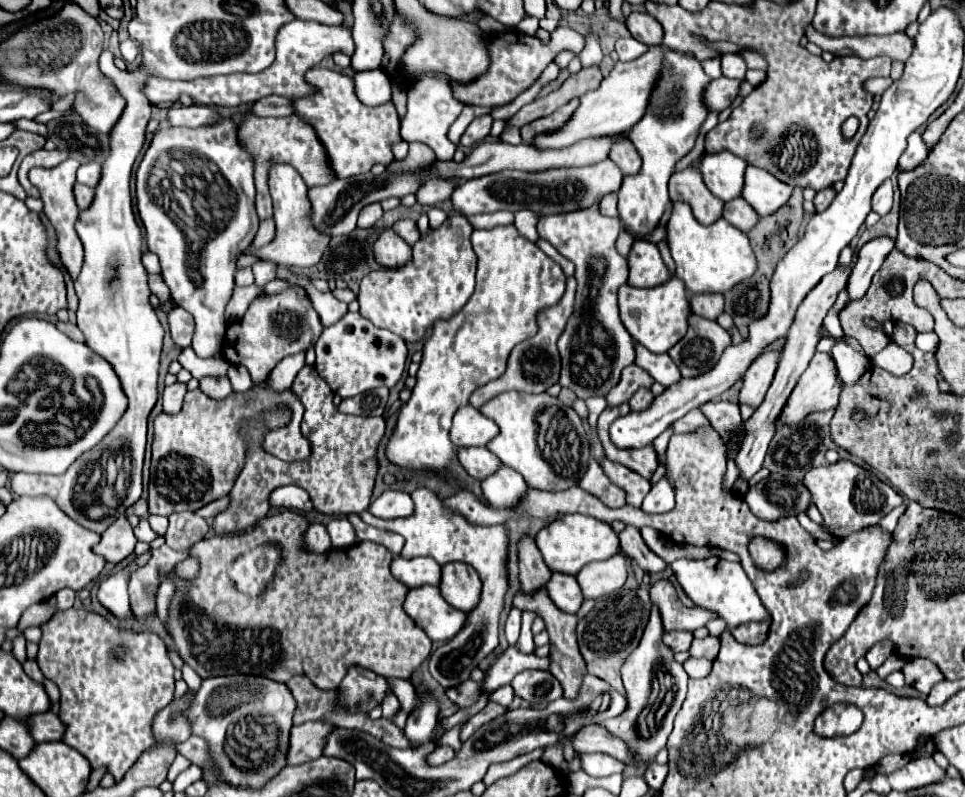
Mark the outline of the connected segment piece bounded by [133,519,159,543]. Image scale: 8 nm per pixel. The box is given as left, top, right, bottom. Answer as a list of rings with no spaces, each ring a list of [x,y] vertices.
[[[141,519],[139,525],[137,525],[133,531],[135,531],[135,537],[137,537],[139,541],[145,541],[145,543],[151,543],[151,541],[155,541],[155,539],[159,537],[159,535],[151,529],[151,525],[149,525],[147,519]]]

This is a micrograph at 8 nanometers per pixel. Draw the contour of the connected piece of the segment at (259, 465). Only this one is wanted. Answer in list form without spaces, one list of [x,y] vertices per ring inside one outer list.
[[[303,367],[295,381],[293,391],[297,391],[301,403],[305,405],[303,417],[303,433],[311,441],[311,457],[305,461],[287,463],[271,453],[263,451],[263,439],[267,431],[263,431],[263,413],[255,419],[243,419],[239,433],[247,443],[247,457],[245,467],[241,469],[231,493],[229,493],[229,507],[221,517],[221,531],[223,533],[241,533],[253,527],[253,523],[267,517],[271,503],[269,495],[273,489],[281,485],[297,485],[303,487],[317,513],[325,515],[349,515],[361,513],[367,509],[379,469],[377,449],[385,435],[385,419],[383,417],[357,417],[357,415],[343,415],[337,411],[333,403],[333,391],[329,385],[317,375],[315,367]]]

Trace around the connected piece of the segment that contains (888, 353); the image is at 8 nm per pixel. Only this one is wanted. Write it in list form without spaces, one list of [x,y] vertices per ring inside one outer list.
[[[887,343],[887,347],[873,357],[873,363],[893,375],[905,375],[913,366],[913,358],[901,345]]]

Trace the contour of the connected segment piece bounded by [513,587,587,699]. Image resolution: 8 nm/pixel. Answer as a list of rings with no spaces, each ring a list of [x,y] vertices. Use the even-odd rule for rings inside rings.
[[[545,587],[537,589],[537,591],[533,593],[533,597],[529,597],[529,595],[525,595],[523,591],[519,591],[519,593],[513,597],[513,607],[521,609],[521,611],[529,609],[529,611],[537,613],[537,615],[545,621],[547,631],[549,631],[549,637],[551,637],[549,671],[553,673],[555,679],[559,679],[559,683],[561,683],[561,687],[563,687],[563,691],[565,691],[565,693],[563,693],[565,697],[569,697],[569,699],[577,697],[577,691],[579,691],[579,687],[581,687],[581,679],[583,679],[583,675],[587,673],[587,671],[585,671],[585,661],[583,661],[583,657],[581,657],[581,653],[579,653],[579,647],[577,647],[577,637],[575,637],[577,617],[575,617],[575,615],[569,615],[569,613],[565,613],[565,611],[561,611],[561,609],[557,609],[557,607],[551,603]]]

